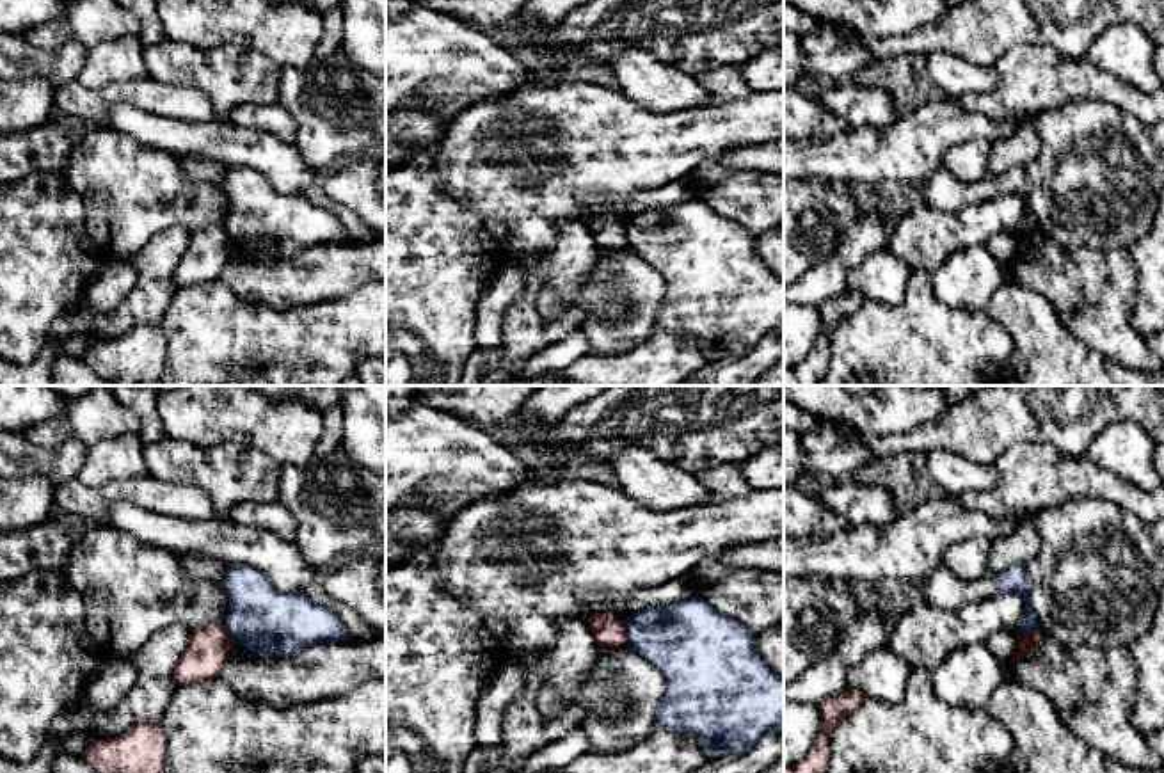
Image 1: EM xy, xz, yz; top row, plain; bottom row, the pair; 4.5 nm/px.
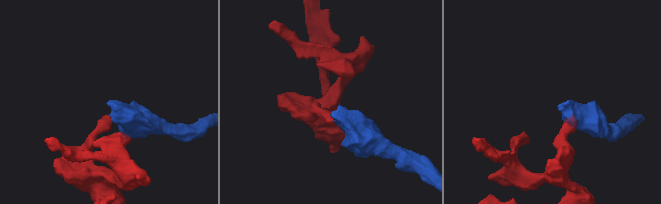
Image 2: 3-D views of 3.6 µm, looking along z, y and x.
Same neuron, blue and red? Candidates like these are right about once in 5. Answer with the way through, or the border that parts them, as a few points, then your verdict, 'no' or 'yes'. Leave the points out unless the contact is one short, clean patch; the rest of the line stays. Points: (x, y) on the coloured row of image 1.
along xz (624, 621), (628, 642) | no

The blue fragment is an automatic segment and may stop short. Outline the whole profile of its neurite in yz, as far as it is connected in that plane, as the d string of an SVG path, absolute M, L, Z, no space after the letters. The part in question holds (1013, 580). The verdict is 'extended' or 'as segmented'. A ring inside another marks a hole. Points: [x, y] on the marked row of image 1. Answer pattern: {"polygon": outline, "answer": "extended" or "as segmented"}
{"polygon": "M944 563L929 576L921 579L924 602L945 611L958 611L961 606L977 602L995 594L1018 594L1024 597L1025 608L1018 633L1034 633L1040 629L1036 613L1029 604L1029 583L1025 565L1017 563L1002 574L986 574L976 581L958 579Z", "answer": "extended"}

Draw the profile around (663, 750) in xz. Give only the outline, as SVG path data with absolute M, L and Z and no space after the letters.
M656 729L622 752L585 752L544 773L693 773L713 753L688 730Z

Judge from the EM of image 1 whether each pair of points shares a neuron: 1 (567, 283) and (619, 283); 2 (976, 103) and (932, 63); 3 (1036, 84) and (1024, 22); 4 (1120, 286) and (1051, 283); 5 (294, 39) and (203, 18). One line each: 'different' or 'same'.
1: different
2: different
3: different
4: same
5: same

